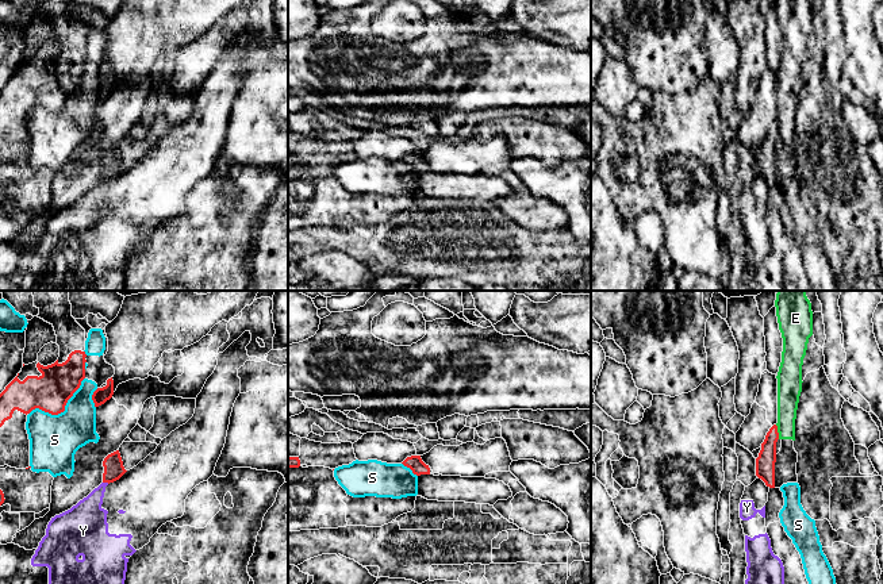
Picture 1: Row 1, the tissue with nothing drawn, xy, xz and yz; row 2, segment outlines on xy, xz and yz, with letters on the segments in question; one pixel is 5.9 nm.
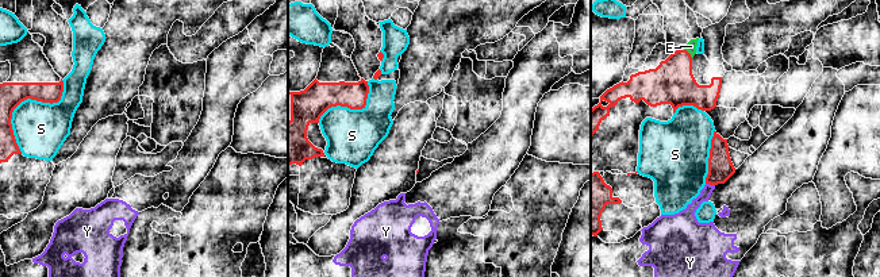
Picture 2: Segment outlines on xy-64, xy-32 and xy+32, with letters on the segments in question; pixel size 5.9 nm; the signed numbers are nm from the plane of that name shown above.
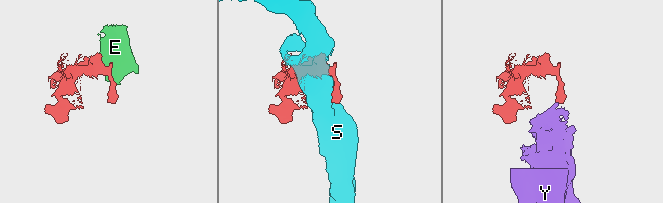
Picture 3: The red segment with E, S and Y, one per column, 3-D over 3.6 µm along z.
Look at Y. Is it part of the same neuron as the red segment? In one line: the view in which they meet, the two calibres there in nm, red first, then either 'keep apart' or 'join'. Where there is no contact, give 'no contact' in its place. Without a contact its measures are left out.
contact in xy; calibres 120 and 220 nm; keep apart

